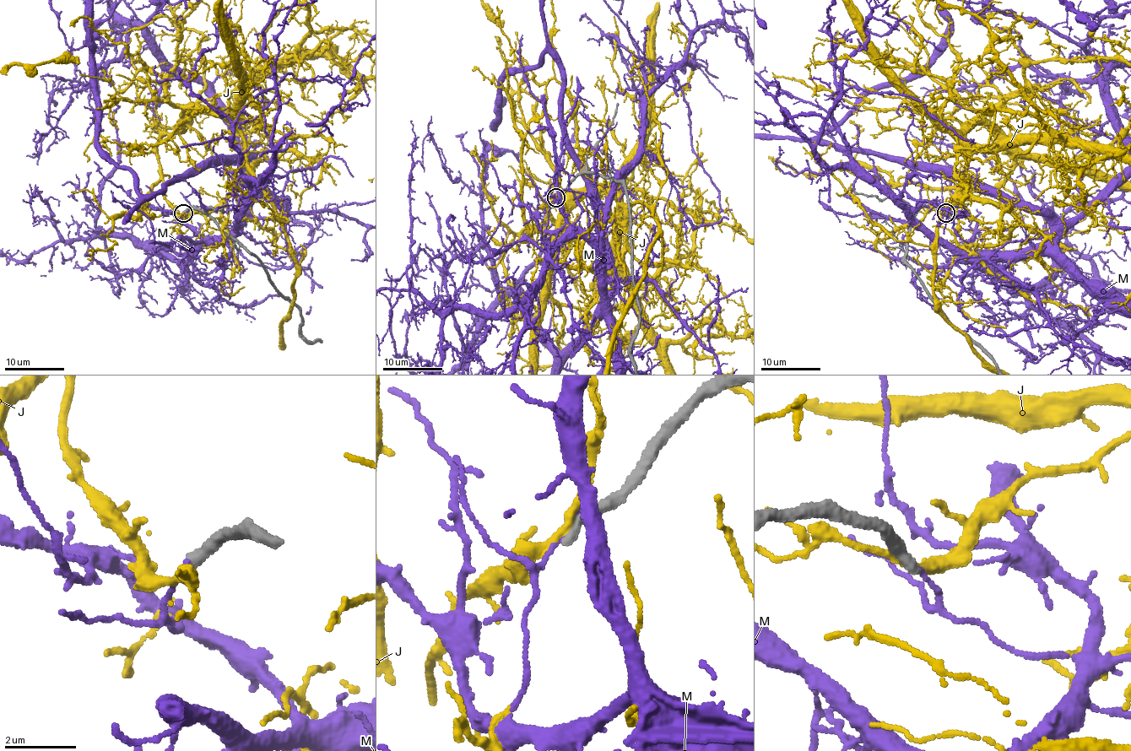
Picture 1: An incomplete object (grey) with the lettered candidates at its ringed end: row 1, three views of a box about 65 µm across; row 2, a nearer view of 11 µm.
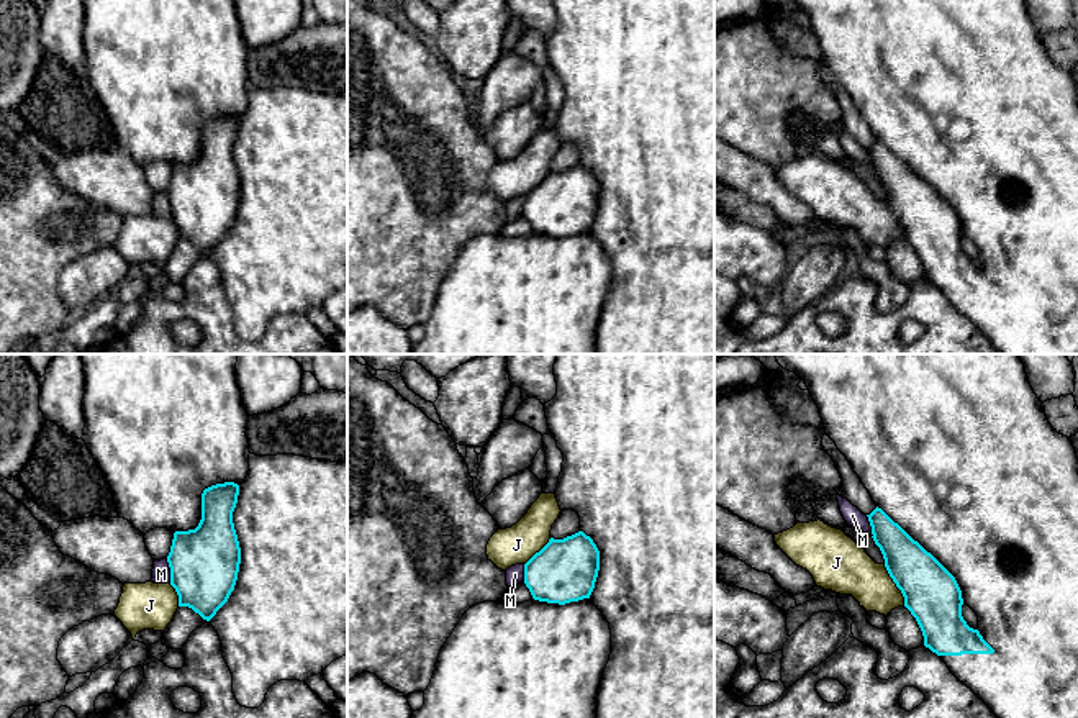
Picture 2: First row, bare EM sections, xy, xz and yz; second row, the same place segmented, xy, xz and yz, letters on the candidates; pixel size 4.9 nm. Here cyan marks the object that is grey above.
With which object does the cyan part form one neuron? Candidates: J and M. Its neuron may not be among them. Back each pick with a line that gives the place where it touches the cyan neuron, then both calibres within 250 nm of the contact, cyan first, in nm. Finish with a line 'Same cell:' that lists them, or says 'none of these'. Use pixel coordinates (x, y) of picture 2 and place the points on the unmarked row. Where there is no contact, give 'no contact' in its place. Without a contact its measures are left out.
Same cell: none of these

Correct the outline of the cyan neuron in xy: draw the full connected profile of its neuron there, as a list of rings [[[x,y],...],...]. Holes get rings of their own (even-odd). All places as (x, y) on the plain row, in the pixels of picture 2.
[[[84,0],[84,69],[103,105],[118,149],[146,167],[154,161],[174,166],[167,195],[179,239],[188,239],[210,254],[234,223],[241,180],[233,156],[239,118],[249,103],[247,56],[236,0]]]

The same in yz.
[[[783,0],[806,16],[826,67],[847,90],[876,141],[867,148],[885,200],[916,251],[924,279],[983,333],[1001,354],[1078,354],[1078,90],[1071,74],[1049,56],[1026,0]],[[967,236],[978,249],[973,262],[962,249]]]

